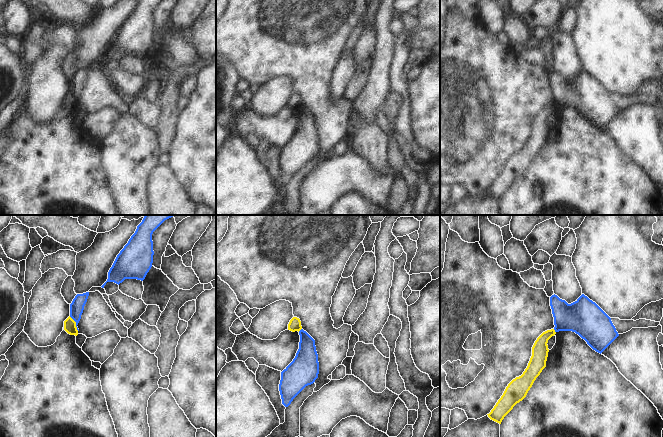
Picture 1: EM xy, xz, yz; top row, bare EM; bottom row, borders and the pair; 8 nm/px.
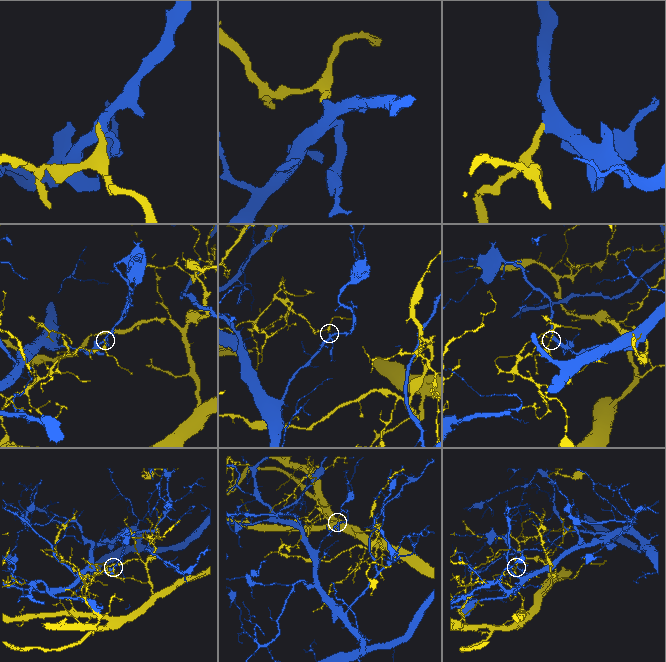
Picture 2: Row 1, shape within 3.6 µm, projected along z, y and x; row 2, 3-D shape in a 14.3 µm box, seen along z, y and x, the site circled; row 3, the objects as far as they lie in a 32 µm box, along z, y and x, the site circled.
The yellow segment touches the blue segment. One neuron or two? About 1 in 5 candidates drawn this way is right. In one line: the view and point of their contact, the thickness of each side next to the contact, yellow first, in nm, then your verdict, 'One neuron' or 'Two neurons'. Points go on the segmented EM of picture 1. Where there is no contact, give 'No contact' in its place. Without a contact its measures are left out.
Touches yellow at xy (75, 323). Thickness 100 nm (yellow) against 110 nm. Two neurons

